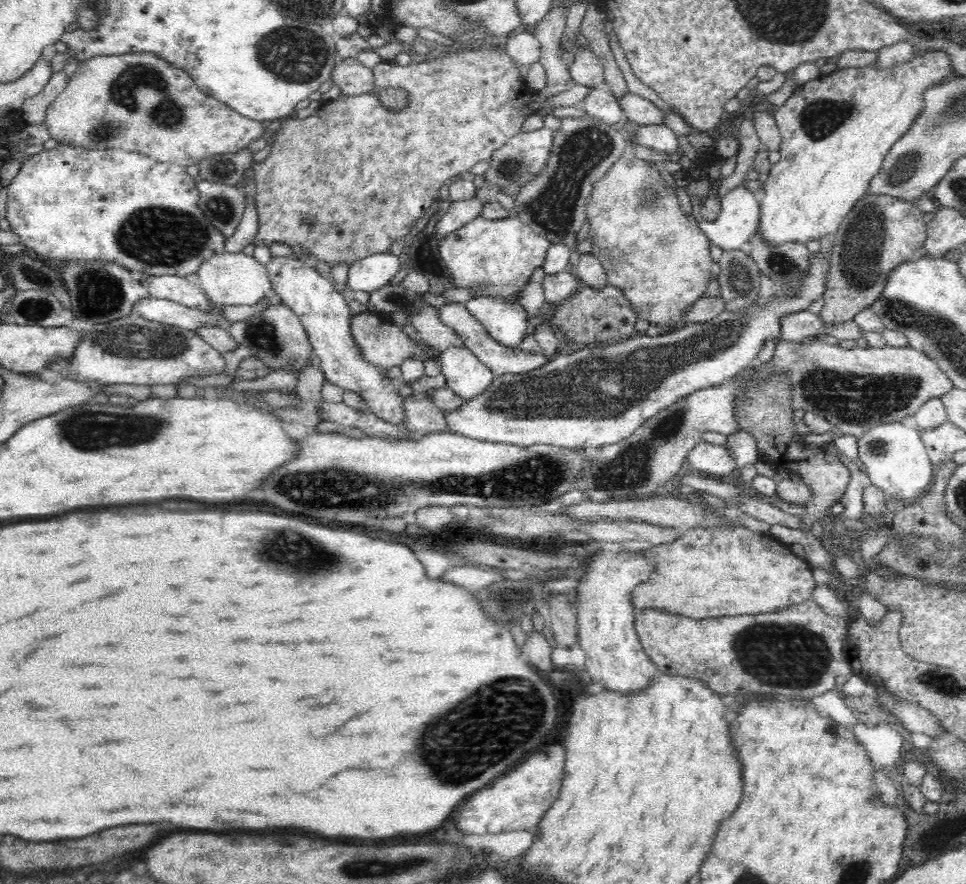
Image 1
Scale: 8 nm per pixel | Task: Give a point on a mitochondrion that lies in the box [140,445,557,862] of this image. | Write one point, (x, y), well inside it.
(482, 734)

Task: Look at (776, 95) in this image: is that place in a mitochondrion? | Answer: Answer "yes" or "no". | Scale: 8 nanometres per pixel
no

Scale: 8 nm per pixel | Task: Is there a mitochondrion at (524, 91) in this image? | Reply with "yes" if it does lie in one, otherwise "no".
no

